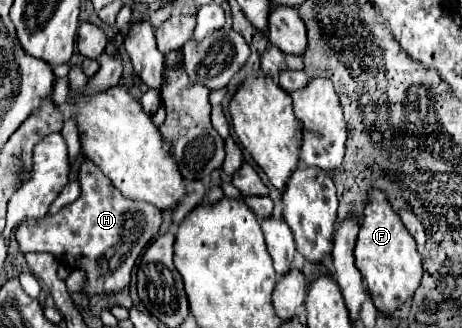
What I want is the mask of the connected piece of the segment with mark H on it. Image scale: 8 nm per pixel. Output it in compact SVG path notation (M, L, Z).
M84 156L76 178L82 188L78 200L54 216L24 219L16 228L16 240L22 252L50 252L68 270L82 270L86 274L82 294L116 294L130 284L136 258L160 230L162 212L152 204L124 198L92 164Z

